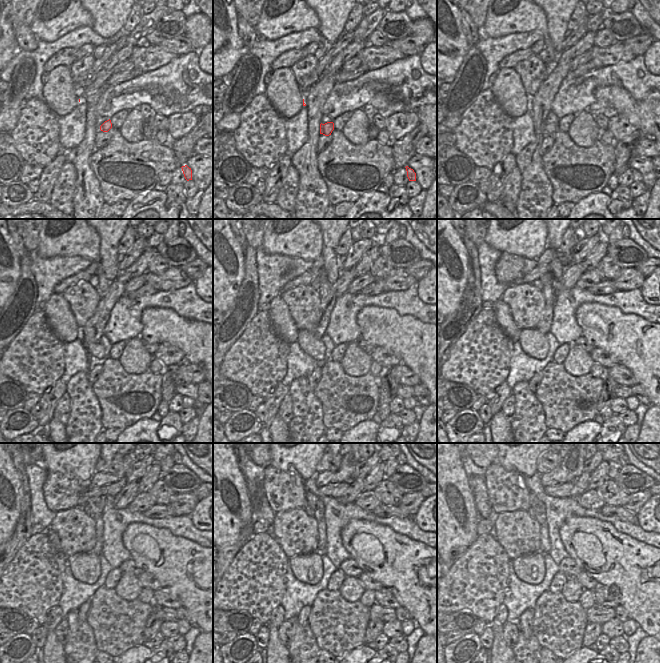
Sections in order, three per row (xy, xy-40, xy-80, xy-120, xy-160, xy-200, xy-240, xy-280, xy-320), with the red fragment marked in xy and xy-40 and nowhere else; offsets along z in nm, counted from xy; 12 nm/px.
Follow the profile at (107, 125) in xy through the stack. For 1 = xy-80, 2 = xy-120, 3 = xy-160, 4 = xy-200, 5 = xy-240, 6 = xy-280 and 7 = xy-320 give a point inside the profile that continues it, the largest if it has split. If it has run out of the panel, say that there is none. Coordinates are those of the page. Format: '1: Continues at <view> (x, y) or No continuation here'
1: Continues at xy-80 (549, 129)
2: Continues at xy-120 (96, 351)
3: Continues at xy-160 (314, 347)
4: Continues at xy-200 (534, 343)
5: Continues at xy-240 (85, 567)
6: Continues at xy-280 (308, 568)
7: Continues at xy-320 (531, 569)

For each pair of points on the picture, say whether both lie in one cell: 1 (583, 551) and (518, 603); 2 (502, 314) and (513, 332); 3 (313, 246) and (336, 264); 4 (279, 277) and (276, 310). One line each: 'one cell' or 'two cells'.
1: two cells
2: one cell
3: two cells
4: two cells

